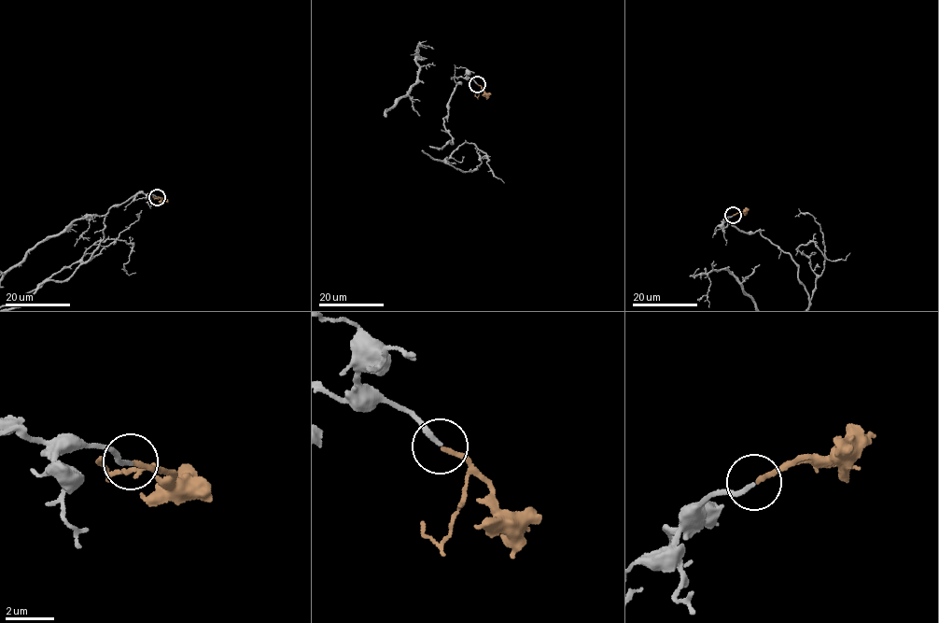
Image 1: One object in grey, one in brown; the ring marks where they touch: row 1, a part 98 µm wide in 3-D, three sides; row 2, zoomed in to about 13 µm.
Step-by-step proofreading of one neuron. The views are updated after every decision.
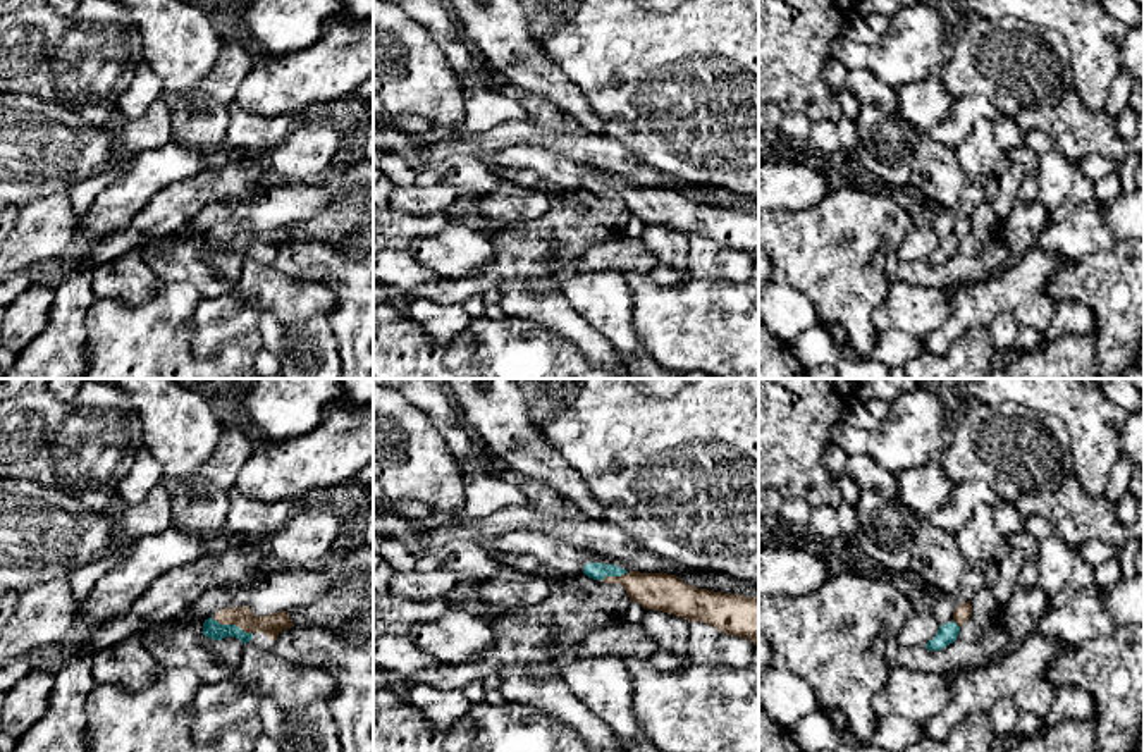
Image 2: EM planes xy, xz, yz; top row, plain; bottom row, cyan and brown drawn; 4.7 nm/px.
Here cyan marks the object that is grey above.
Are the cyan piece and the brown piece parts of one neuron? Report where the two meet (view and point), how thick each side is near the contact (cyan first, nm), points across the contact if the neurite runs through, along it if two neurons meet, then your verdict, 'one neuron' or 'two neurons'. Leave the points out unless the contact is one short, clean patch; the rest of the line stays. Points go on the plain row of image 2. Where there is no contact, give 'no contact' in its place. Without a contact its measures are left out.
xy (233, 240) | 90/100 nm | across xy (212, 243), (233, 240), (272, 240) | one neuron

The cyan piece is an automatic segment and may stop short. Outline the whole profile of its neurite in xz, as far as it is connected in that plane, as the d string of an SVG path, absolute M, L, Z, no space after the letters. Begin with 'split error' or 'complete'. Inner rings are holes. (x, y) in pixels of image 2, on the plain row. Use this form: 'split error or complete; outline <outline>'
split error; outline M588 177L588 193L619 198L630 215L688 236L702 236L759 262L759 212L712 206L685 198L676 189L626 186L616 179Z

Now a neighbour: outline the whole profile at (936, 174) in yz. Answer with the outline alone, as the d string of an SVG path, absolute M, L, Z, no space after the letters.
M922 138L910 163L910 184L915 186L938 210L951 210L972 181L958 165L953 148L931 138Z

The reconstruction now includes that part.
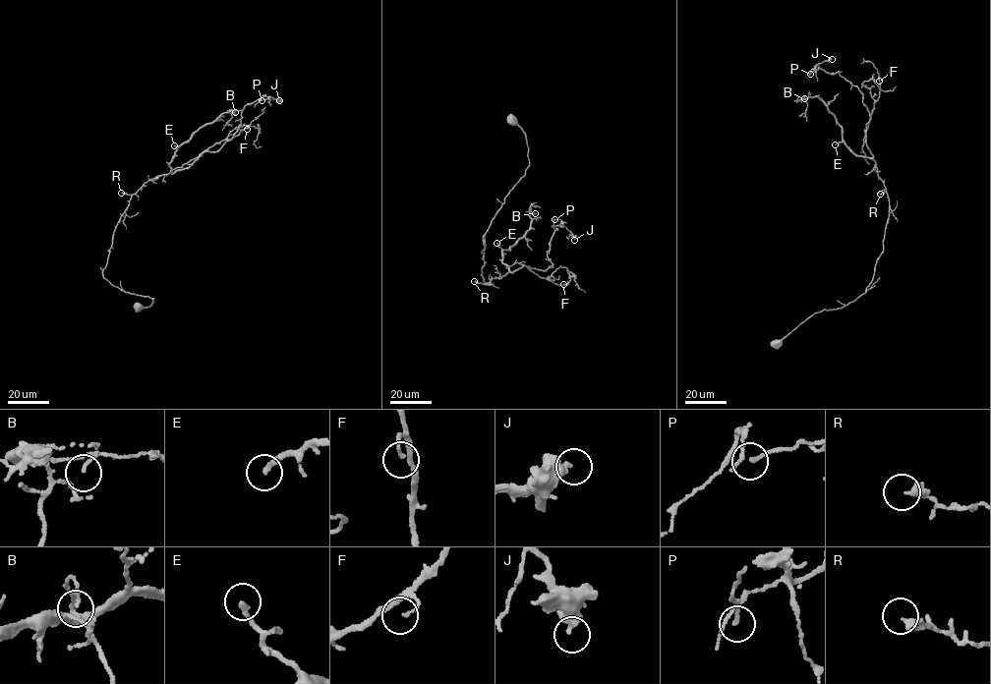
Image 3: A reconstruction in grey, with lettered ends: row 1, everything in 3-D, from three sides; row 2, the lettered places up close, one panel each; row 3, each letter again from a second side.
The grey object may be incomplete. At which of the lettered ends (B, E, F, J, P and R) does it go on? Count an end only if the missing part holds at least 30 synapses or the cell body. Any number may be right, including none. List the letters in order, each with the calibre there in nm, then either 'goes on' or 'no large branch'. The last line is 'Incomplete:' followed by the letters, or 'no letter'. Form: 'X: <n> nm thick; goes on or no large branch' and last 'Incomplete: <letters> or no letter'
B: 110 nm thick; no large branch
E: 200 nm thick; no large branch
F: 120 nm thick; no large branch
J: 440 nm thick; no large branch
P: 100 nm thick; no large branch
R: 340 nm thick; no large branch
Incomplete: no letter

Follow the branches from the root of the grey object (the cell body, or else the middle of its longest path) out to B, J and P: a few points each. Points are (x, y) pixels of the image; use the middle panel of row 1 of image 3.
B: (511, 121), (525, 137), (529, 165), (483, 237), (485, 285), (509, 272), (501, 252), (523, 236), (535, 213)
J: (511, 121), (525, 137), (529, 165), (483, 237), (485, 285), (524, 265), (552, 267), (553, 226), (574, 240)
P: (511, 121), (525, 137), (529, 165), (483, 237), (485, 285), (524, 265), (552, 267), (554, 219)

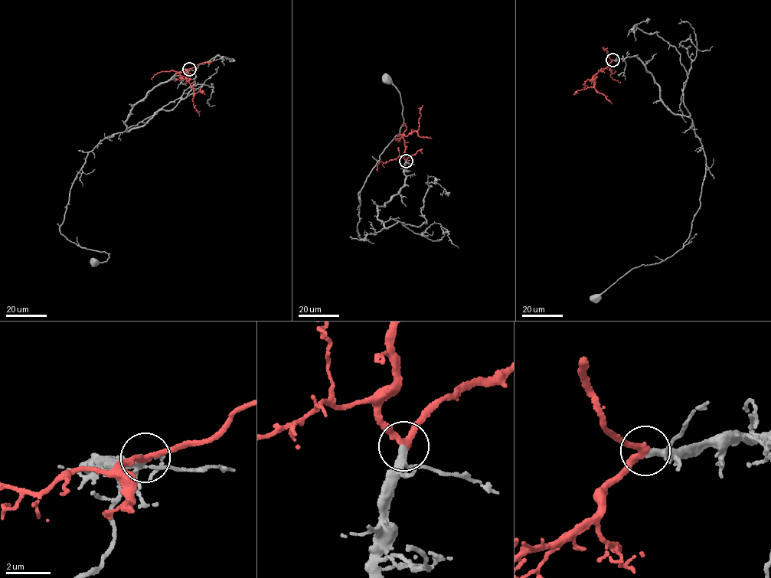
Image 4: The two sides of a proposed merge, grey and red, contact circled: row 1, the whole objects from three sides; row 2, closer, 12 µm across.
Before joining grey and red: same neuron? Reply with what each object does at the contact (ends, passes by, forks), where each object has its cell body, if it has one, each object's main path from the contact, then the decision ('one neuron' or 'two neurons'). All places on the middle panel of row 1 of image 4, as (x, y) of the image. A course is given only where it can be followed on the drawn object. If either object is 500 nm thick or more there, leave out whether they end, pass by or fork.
grey passes by | red passes by | grey (387, 80) | red none | grey via (406, 161), (404, 186), (377, 209), (383, 228), (360, 240), (358, 193), (403, 124), (401, 98), (387, 80) | red via (406, 161), (403, 136), (419, 129), (423, 105) | one neuron

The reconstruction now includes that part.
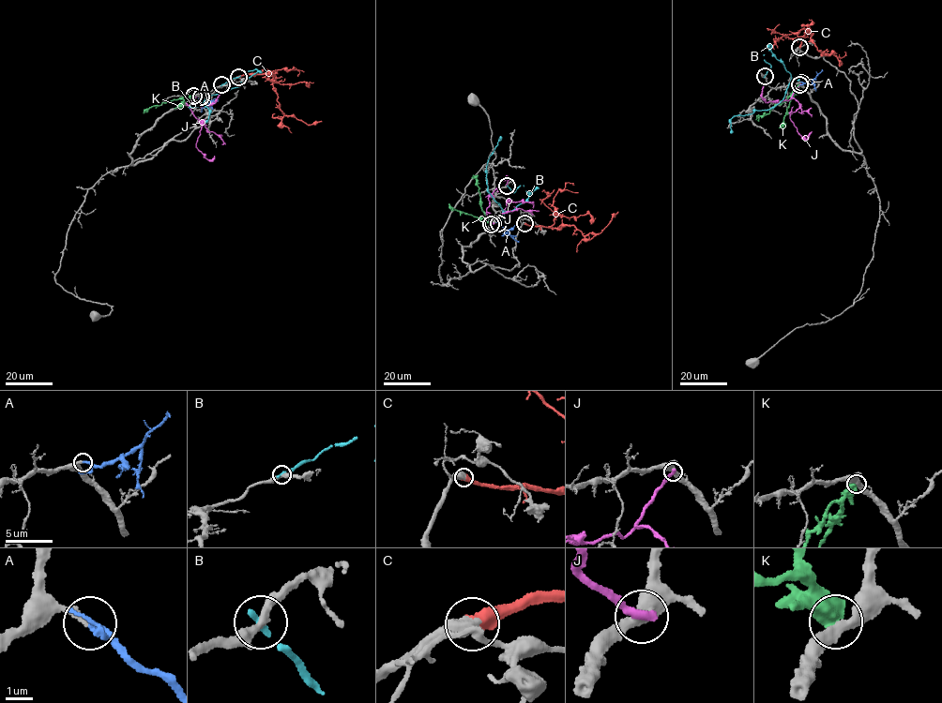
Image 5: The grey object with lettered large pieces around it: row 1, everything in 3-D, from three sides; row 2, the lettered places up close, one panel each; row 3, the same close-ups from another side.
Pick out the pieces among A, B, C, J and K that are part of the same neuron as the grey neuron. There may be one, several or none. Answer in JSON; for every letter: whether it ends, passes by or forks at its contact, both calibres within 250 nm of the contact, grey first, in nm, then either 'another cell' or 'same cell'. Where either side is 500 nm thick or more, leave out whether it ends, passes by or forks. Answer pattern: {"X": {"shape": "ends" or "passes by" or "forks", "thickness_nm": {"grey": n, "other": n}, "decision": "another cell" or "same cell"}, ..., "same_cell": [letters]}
{"A": {"shape": "ends", "thickness_nm": {"grey": 240, "other": 200}, "decision": "same cell"}, "B": {"shape": "ends", "thickness_nm": {"grey": 300, "other": 240}, "decision": "another cell"}, "C": {"thickness_nm": {"grey": 600, "other": 550}, "decision": "same cell"}, "J": {"shape": "ends", "thickness_nm": {"grey": 440, "other": 320}, "decision": "another cell"}, "K": {"thickness_nm": {"grey": 360, "other": 650}, "decision": "another cell"}, "same_cell": ["A", "C"]}

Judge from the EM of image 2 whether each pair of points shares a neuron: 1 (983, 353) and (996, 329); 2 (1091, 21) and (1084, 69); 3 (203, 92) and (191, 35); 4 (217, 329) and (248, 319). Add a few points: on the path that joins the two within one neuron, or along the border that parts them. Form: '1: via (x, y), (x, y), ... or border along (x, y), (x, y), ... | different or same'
1: border along (986, 329), (998, 351) | different
2: via (1091, 33), (1091, 57) | same
3: border along (221, 49), (217, 64), (193, 95), (198, 104) | different
4: via (224, 322), (241, 319) | same

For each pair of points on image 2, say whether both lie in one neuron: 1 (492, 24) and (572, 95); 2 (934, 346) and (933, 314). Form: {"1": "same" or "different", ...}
{"1": "same", "2": "different"}

